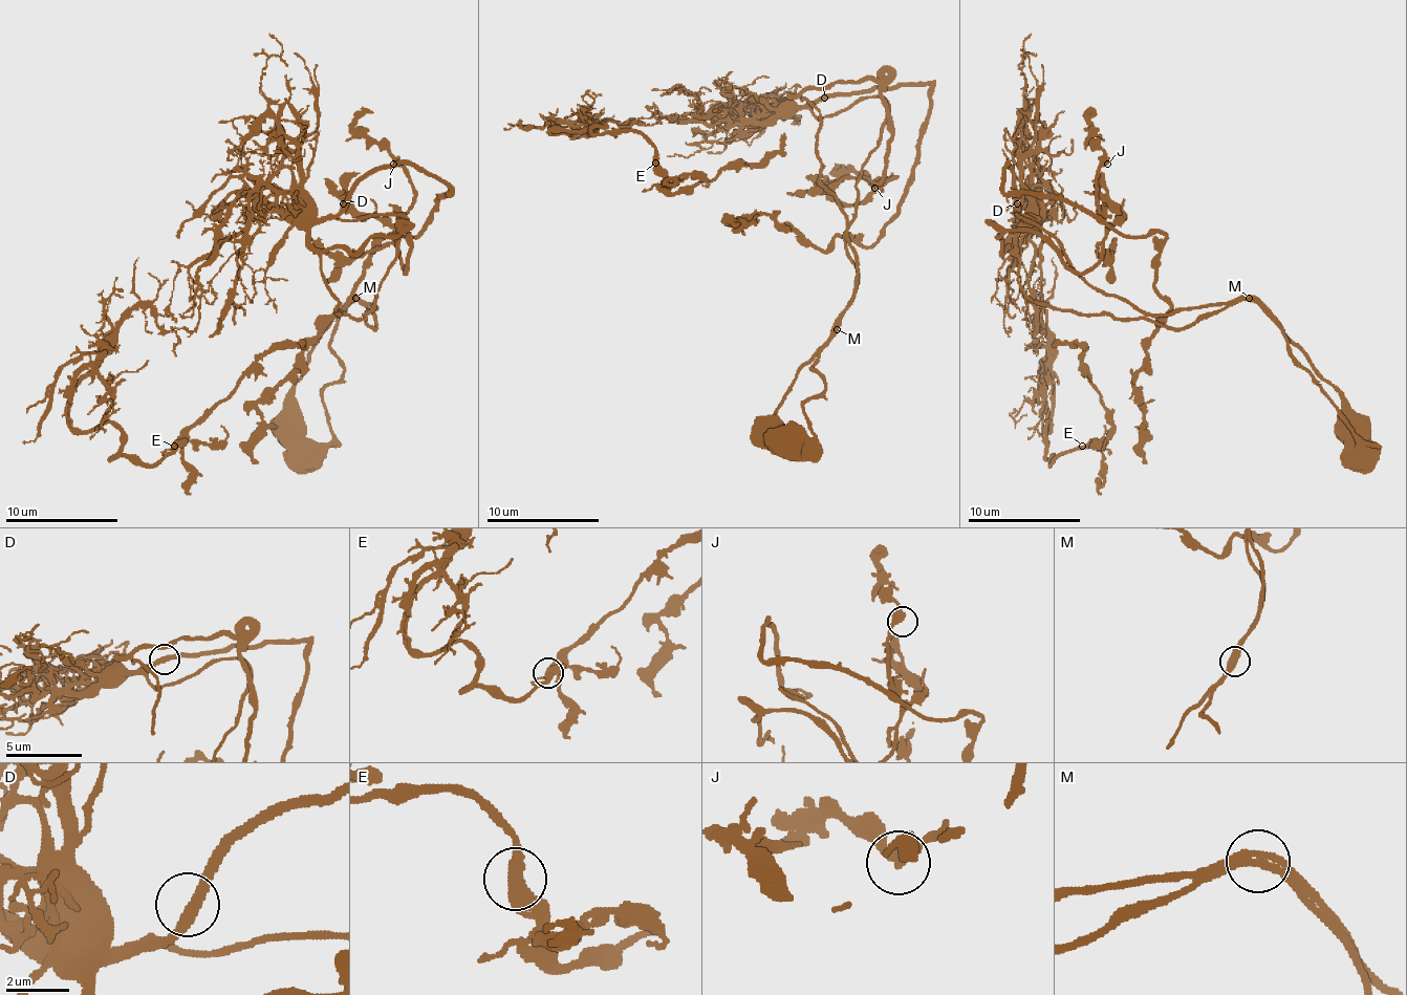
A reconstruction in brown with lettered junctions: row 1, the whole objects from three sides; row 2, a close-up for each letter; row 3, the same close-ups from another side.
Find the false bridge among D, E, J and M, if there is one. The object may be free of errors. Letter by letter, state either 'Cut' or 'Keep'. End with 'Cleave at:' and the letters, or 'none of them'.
D: Keep
E: Keep
J: Keep
M: Cut
Cleave at: M

